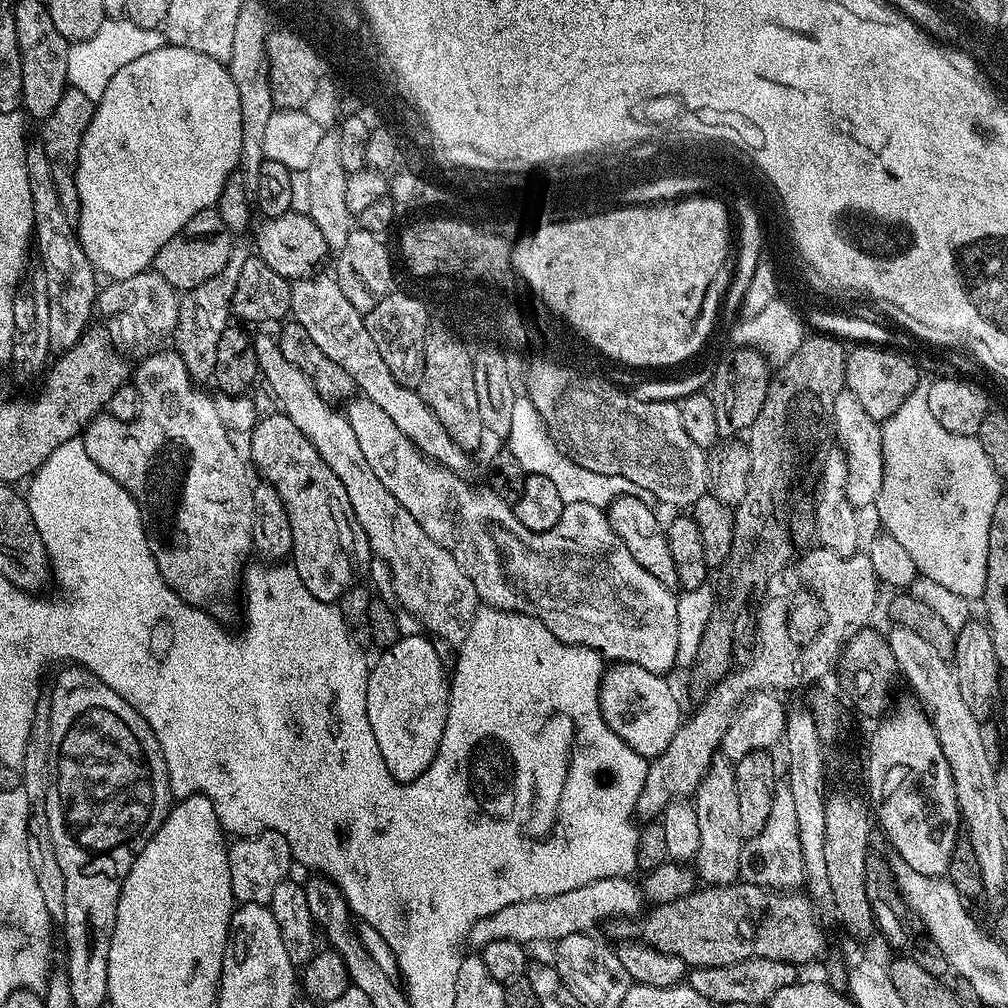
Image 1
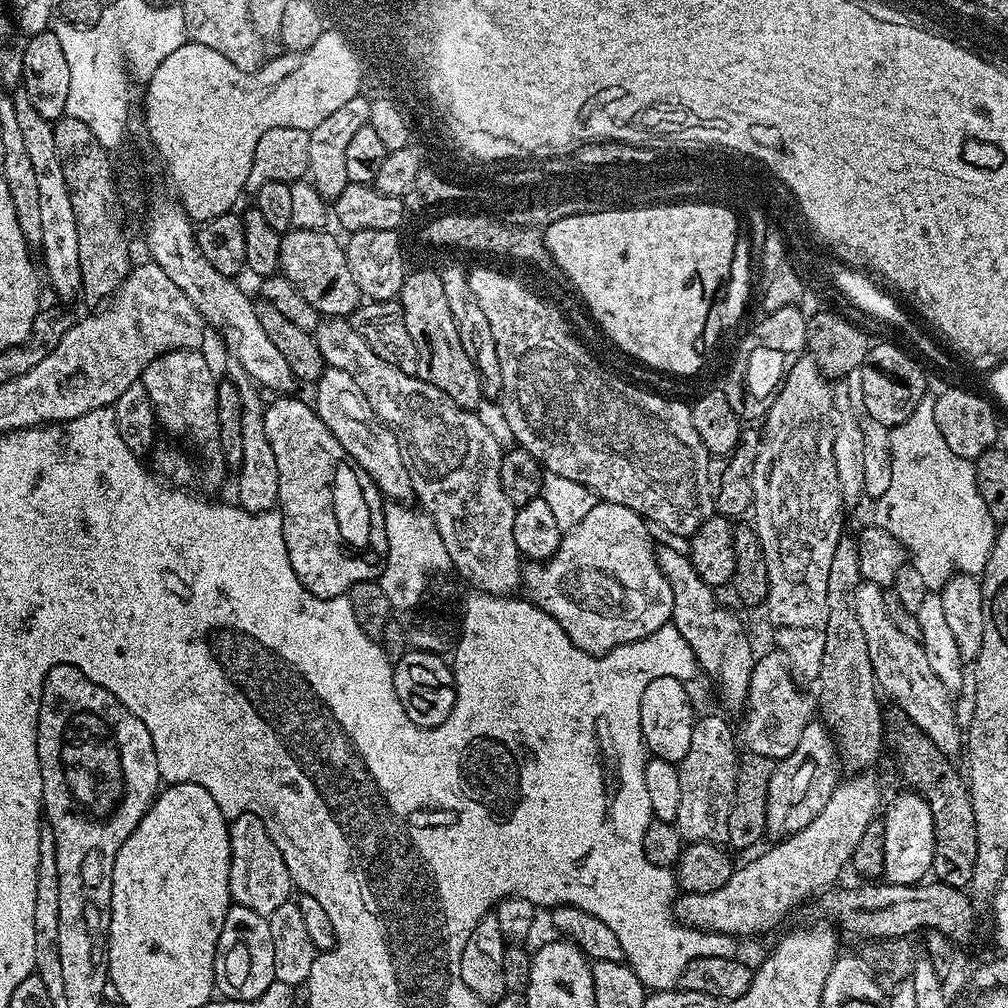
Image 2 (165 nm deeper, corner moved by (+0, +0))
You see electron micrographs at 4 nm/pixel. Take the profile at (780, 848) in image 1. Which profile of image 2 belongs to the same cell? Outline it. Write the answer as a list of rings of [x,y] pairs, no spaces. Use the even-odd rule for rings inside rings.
[[[813,720],[802,730],[797,749],[773,765],[767,791],[766,832],[774,838],[787,838],[806,828],[830,800],[840,780],[839,753],[831,732]]]

